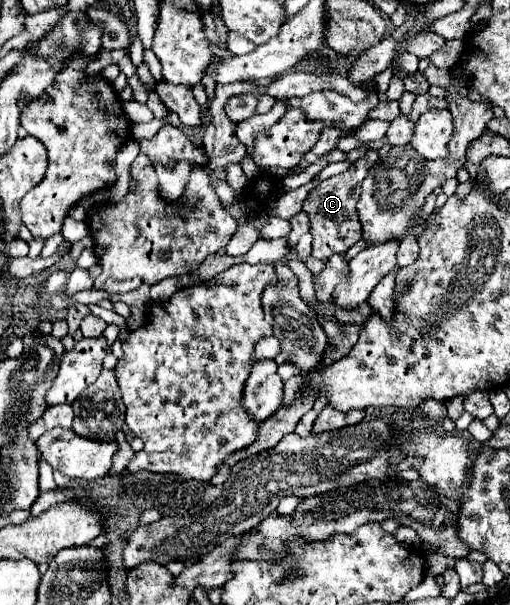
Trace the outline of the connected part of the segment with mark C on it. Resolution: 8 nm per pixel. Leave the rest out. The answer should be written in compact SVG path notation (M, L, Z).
M369 151L365 157L357 159L345 173L333 175L329 179L317 183L317 187L311 189L311 193L303 201L303 211L311 219L311 229L309 229L309 233L313 235L313 253L311 255L315 259L327 261L331 255L345 253L349 247L353 247L361 239L357 201L359 201L359 193L361 193L361 181L367 177L367 169L375 163L375 159L373 161L369 159L369 155L373 155L377 159L377 155Z

